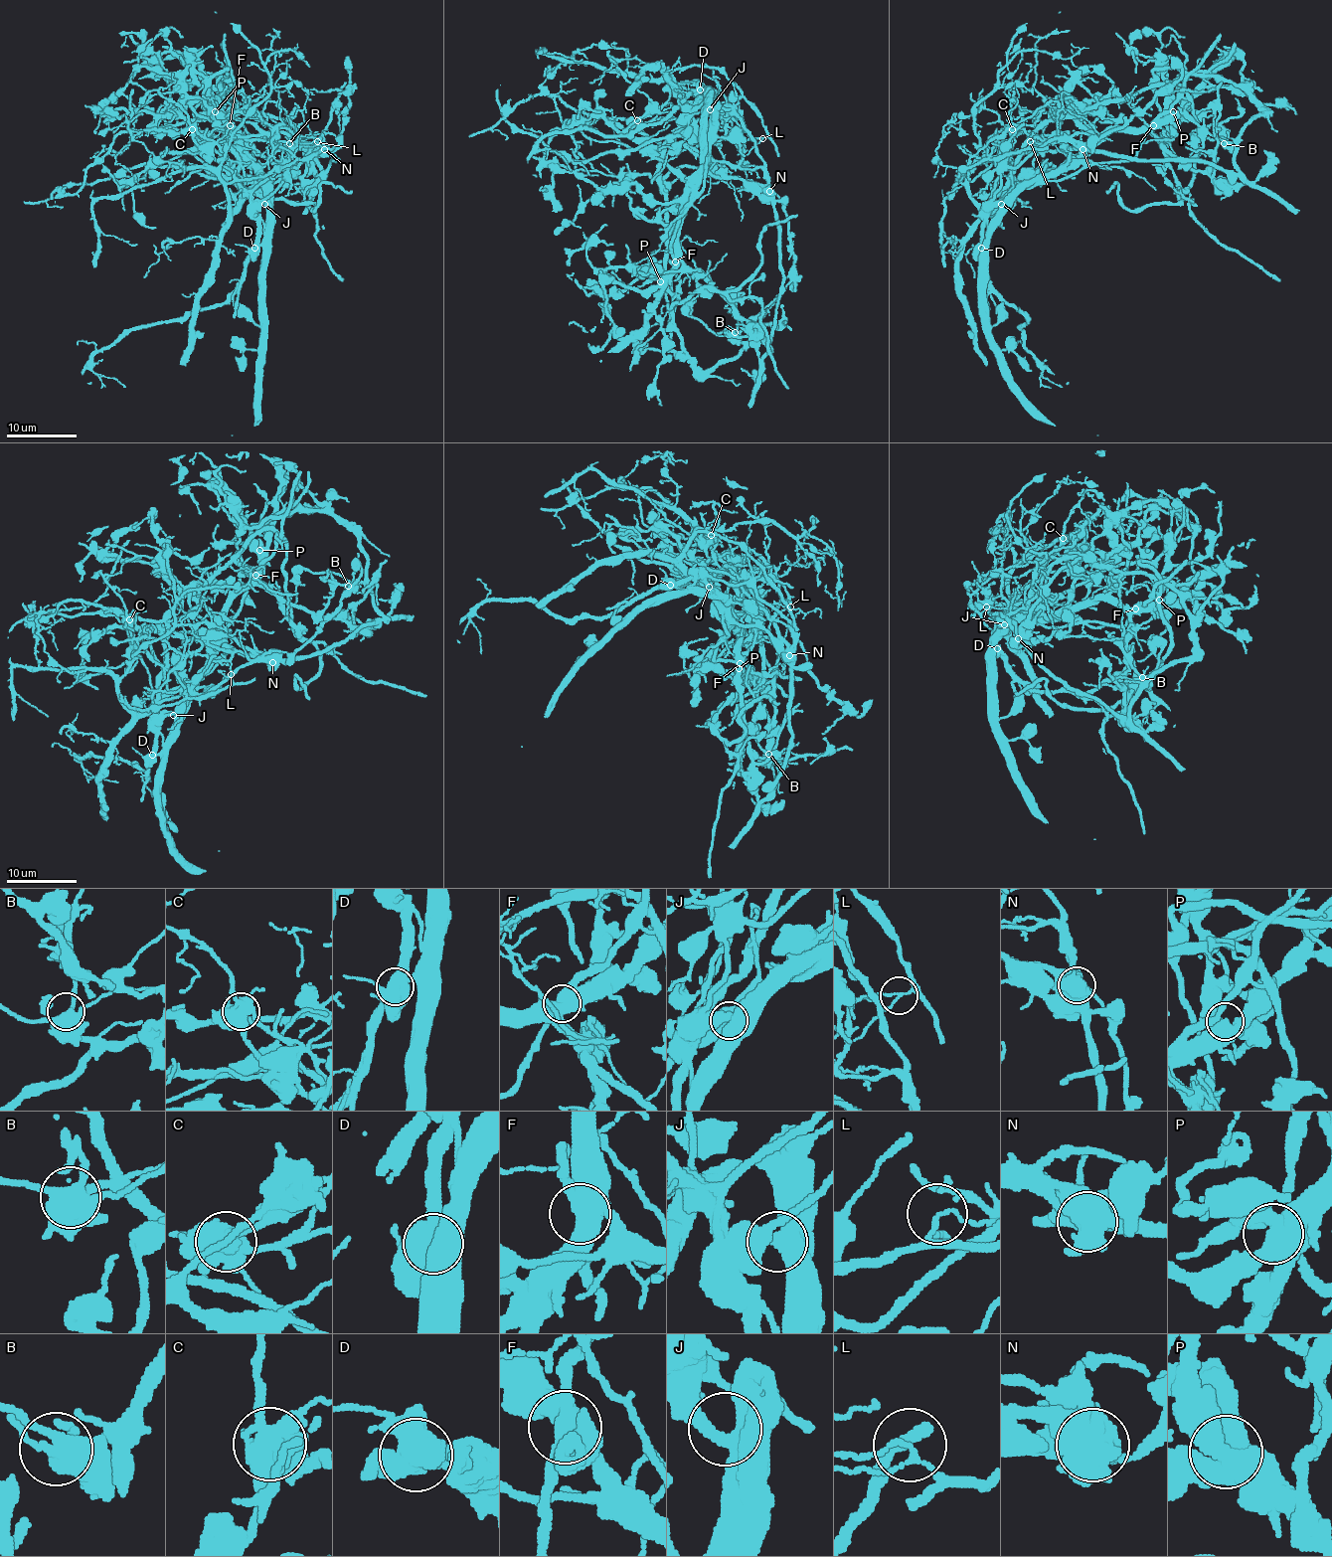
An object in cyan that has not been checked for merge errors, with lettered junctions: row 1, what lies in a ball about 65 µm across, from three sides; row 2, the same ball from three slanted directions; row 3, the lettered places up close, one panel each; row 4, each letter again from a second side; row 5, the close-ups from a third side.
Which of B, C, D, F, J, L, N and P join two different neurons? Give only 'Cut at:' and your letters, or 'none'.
Cut at: C, D, F, L, N

